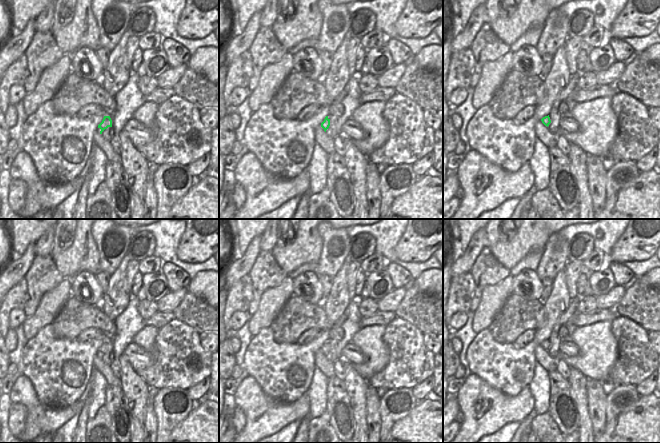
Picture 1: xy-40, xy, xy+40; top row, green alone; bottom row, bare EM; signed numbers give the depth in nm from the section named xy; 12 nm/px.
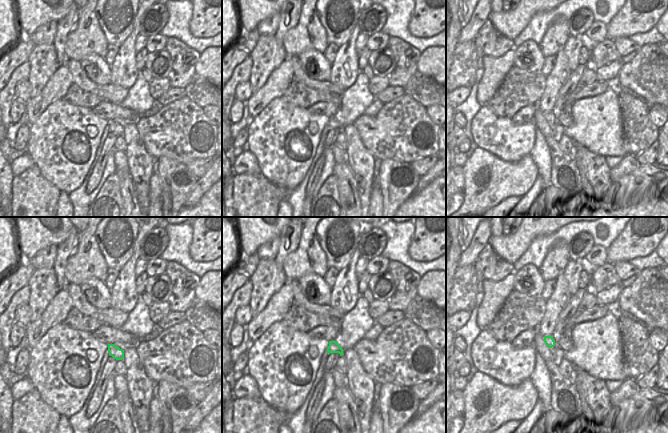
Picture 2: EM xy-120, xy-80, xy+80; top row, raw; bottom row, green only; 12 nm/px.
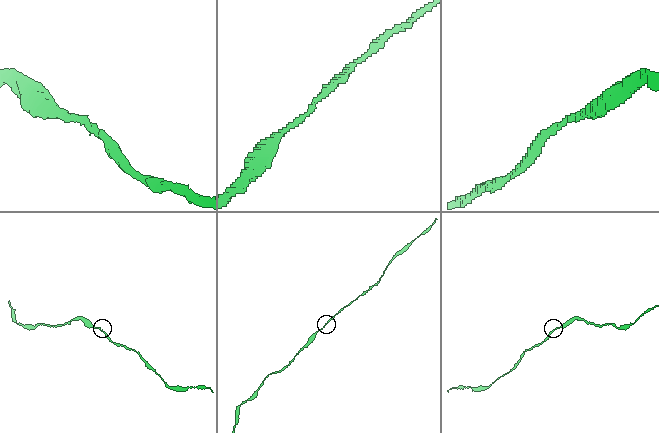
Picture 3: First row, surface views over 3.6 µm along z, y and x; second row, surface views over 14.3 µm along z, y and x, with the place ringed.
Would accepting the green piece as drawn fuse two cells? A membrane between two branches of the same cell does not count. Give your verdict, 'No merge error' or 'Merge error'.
No merge error.

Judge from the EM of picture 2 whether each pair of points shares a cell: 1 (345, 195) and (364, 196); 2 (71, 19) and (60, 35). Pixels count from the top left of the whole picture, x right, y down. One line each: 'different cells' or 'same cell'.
1: different cells
2: same cell

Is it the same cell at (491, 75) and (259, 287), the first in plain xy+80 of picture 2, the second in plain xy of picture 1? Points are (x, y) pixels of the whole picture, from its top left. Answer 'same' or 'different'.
different

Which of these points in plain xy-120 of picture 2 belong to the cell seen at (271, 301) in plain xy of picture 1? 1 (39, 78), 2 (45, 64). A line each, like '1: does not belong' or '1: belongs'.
1: does not belong
2: does not belong

